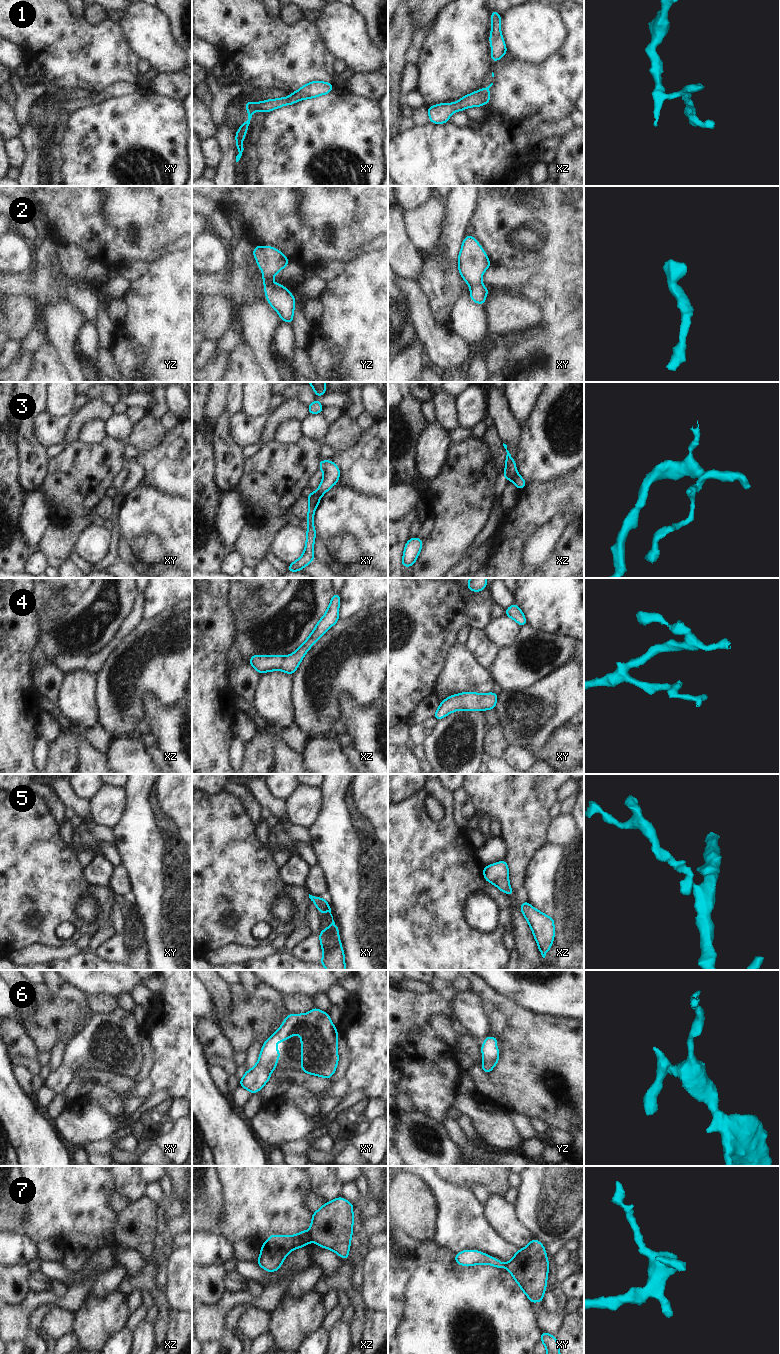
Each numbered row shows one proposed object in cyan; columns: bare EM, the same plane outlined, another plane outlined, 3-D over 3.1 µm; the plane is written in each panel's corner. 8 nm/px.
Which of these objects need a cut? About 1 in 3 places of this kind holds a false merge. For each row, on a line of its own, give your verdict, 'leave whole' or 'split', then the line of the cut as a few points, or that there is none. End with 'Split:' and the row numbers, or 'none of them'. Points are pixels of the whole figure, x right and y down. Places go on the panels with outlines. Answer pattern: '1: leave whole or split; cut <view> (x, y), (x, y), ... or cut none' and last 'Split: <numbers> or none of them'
1: leave whole; cut none
2: leave whole; cut none
3: split; cut xz (516, 472), (511, 479)
4: leave whole; cut none
5: leave whole; cut none
6: leave whole; cut none
7: split; cut xz (308, 1231), (308, 1237), (311, 1240)
Split: 3, 7

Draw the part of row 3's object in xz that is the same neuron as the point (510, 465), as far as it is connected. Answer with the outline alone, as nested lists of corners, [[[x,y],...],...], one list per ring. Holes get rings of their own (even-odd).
[[[503,443],[504,448],[506,449],[507,455],[506,455],[506,461],[505,461],[505,471],[504,471],[504,478],[503,480],[512,480],[513,476],[517,473],[516,469],[516,462],[513,460],[511,454],[507,450],[507,445]]]

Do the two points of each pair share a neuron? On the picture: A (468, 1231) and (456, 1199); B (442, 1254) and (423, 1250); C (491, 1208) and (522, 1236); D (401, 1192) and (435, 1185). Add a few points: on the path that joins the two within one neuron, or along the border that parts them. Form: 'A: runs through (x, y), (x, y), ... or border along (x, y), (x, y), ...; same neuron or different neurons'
A: runs through (462, 1223), (462, 1214), (458, 1207); same neuron
B: runs through (437, 1253), (428, 1252); same neuron
C: runs through (499, 1216), (514, 1231); same neuron
D: border along (417, 1176), (430, 1189), (439, 1207); different neurons

